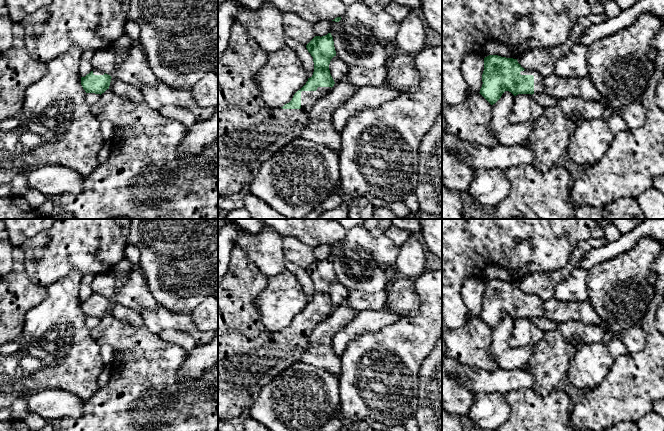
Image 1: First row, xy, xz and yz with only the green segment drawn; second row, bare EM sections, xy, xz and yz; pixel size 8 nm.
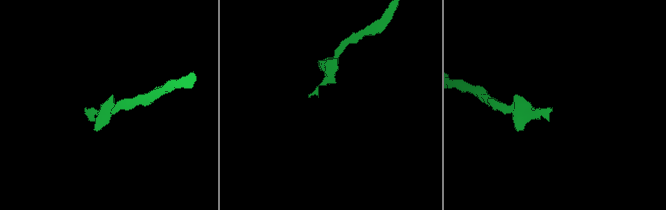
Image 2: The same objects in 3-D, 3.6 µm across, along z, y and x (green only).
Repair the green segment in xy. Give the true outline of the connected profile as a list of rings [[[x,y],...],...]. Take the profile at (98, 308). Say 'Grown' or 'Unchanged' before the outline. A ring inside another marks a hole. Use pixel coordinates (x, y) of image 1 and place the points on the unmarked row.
Grown. [[[93,293],[85,301],[81,301],[81,309],[86,317],[102,318],[109,313],[111,300],[103,295]]]

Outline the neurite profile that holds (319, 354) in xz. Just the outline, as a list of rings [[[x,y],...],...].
[[[347,299],[335,306],[331,314],[320,322],[309,335],[309,345],[300,362],[326,370],[339,378],[342,361],[332,349],[332,337],[347,326],[358,313],[349,307]]]

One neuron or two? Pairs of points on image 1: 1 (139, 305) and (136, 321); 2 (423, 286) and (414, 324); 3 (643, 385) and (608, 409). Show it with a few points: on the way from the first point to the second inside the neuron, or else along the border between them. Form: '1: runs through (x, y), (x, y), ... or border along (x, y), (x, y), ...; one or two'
1: border along (117, 302), (139, 313); two
2: runs through (426, 295), (426, 312), (423, 315); one
3: runs through (634, 391), (623, 402), (617, 402); one

